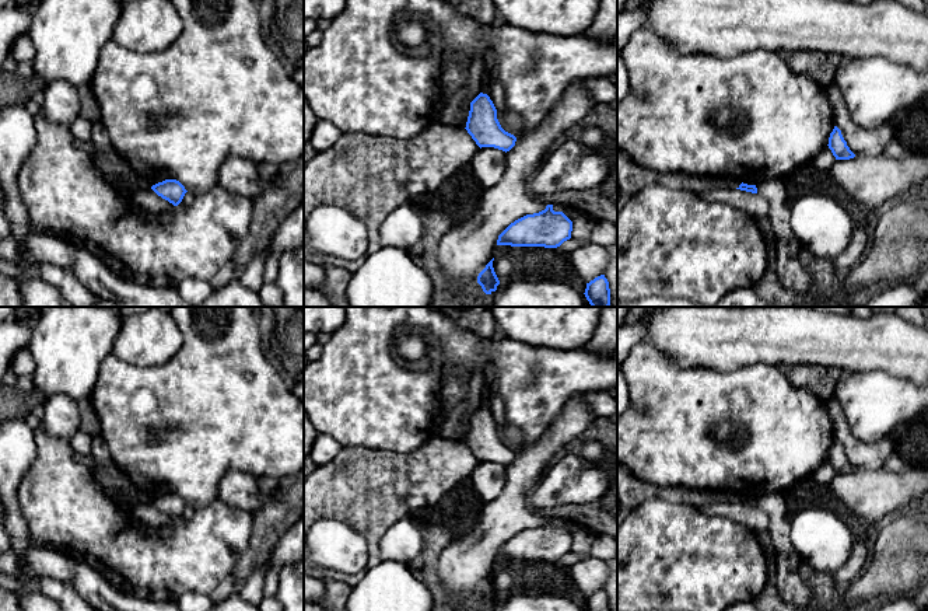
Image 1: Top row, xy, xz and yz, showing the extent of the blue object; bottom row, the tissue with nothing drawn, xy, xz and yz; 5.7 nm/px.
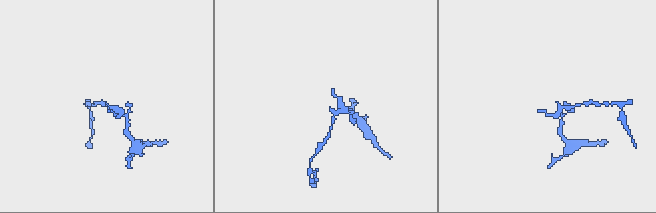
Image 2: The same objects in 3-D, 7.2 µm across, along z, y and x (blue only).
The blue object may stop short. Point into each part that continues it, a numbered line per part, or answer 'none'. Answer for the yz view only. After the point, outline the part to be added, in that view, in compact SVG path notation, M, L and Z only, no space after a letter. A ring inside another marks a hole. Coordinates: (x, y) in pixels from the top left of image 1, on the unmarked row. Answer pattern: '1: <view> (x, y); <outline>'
none

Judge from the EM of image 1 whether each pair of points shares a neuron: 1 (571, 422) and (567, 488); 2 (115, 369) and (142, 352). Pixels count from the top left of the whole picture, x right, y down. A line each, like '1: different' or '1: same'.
1: different
2: different

